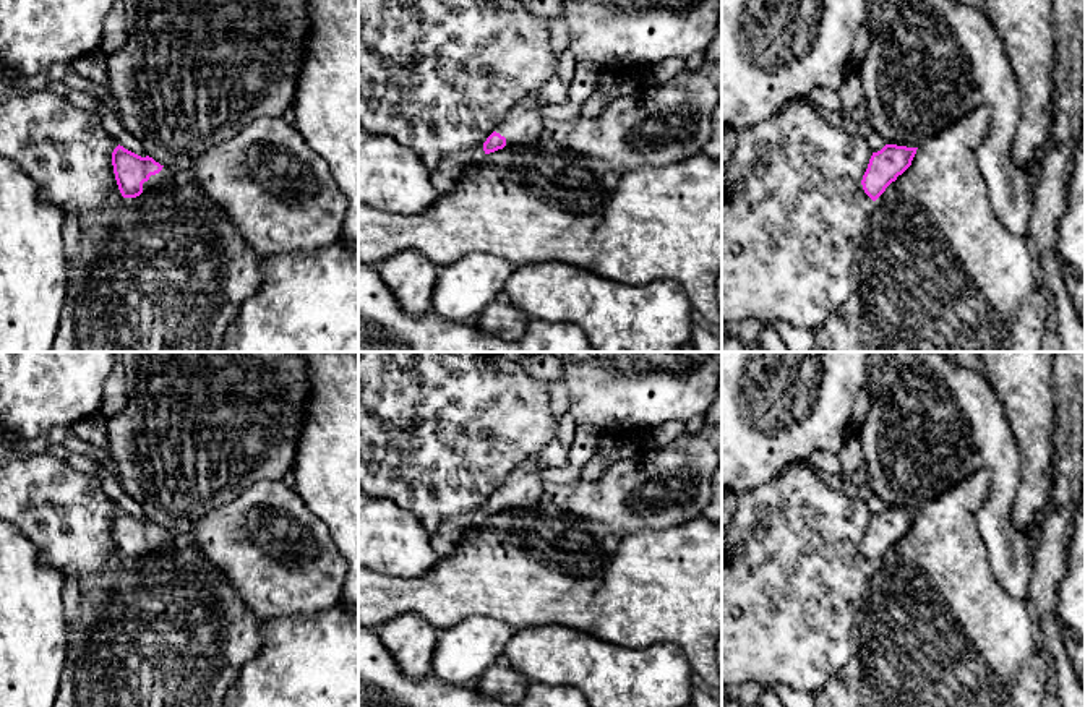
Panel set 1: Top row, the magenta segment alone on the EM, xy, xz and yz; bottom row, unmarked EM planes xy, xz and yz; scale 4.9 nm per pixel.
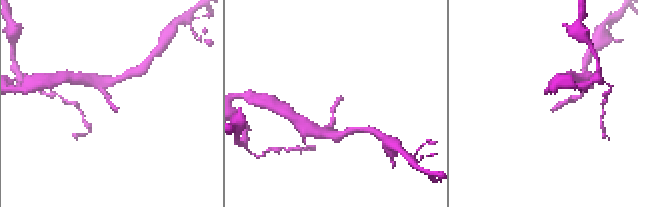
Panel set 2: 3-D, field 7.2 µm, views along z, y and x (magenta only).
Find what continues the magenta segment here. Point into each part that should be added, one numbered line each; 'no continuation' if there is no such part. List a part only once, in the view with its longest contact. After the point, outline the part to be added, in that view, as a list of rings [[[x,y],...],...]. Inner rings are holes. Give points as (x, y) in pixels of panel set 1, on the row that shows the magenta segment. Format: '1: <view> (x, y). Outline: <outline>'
1: xy (164, 179). Outline: [[[162,167],[162,170],[156,175],[151,175],[148,182],[143,183],[143,191],[156,191],[156,190],[165,190],[172,185],[175,185],[175,174],[172,174],[167,167]]]

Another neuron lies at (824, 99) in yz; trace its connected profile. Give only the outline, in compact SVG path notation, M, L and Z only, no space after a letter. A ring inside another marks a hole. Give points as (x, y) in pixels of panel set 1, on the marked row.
M814 88L808 99L813 102L816 109L824 112L840 112L840 97L838 92L830 91L827 88Z

